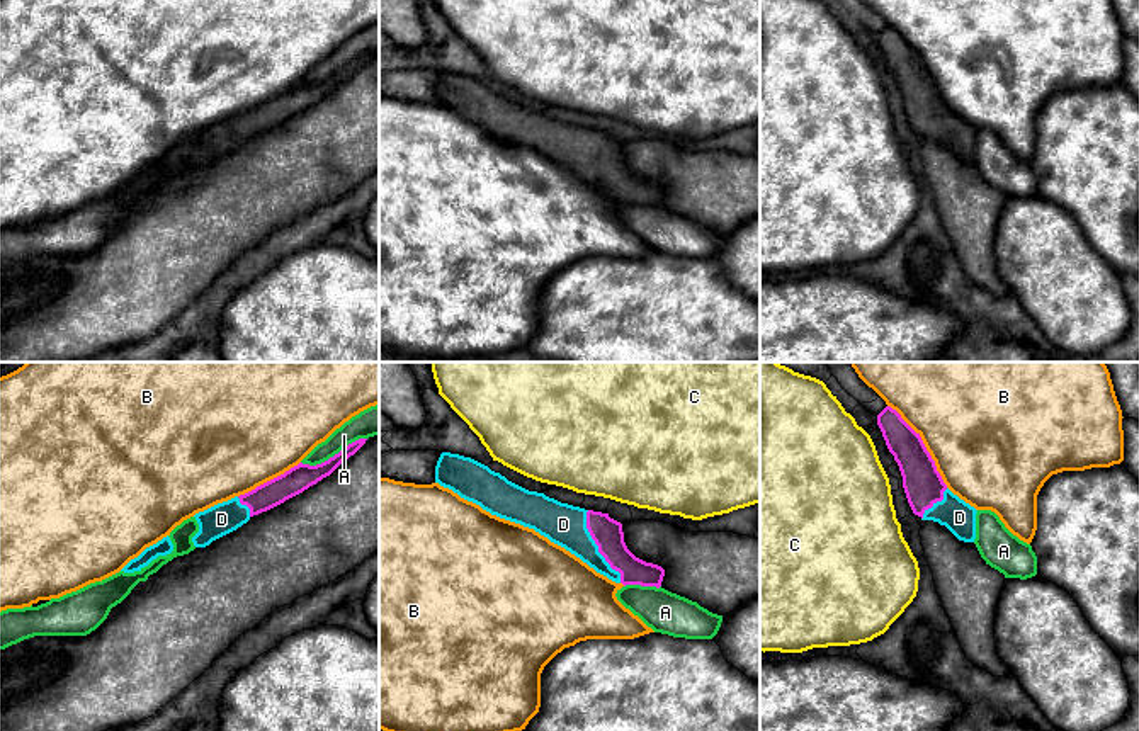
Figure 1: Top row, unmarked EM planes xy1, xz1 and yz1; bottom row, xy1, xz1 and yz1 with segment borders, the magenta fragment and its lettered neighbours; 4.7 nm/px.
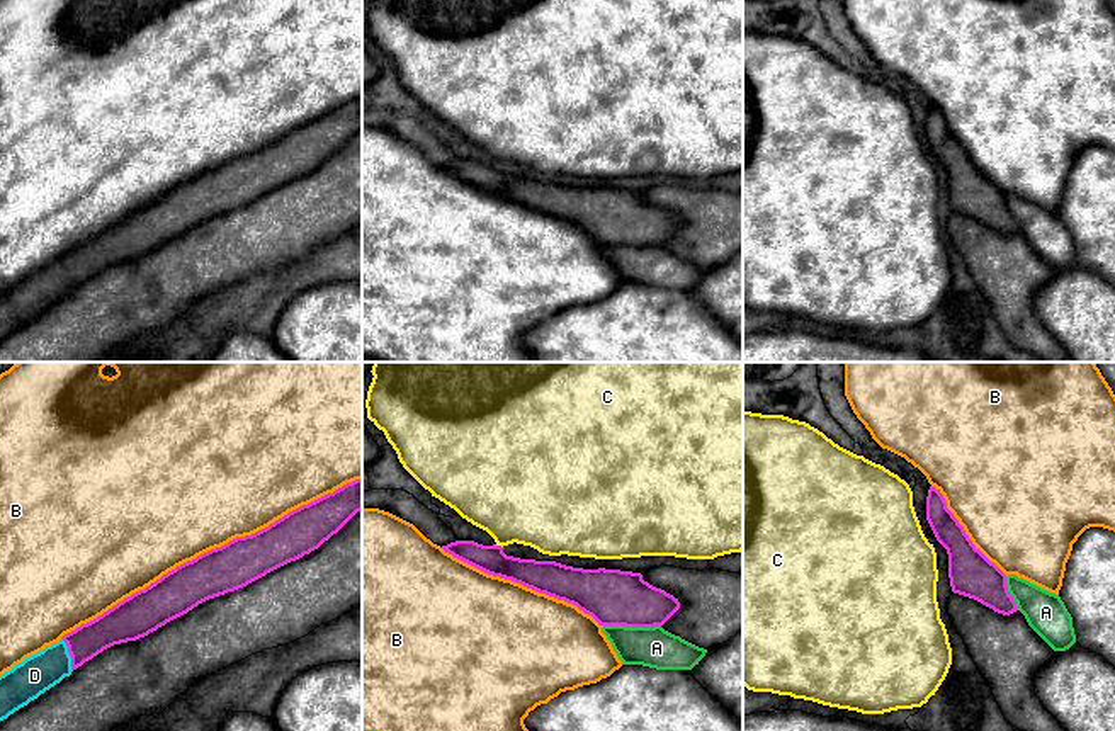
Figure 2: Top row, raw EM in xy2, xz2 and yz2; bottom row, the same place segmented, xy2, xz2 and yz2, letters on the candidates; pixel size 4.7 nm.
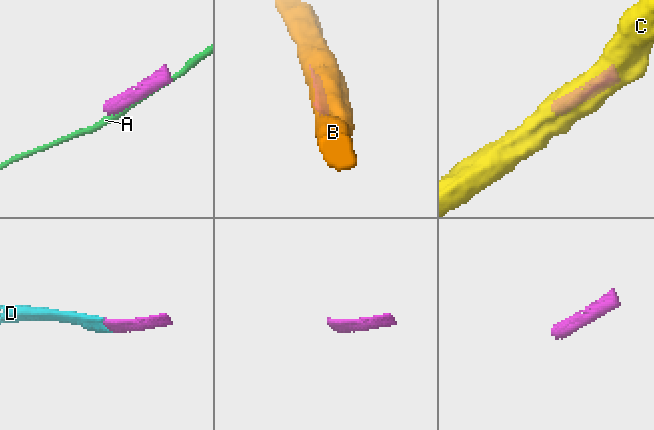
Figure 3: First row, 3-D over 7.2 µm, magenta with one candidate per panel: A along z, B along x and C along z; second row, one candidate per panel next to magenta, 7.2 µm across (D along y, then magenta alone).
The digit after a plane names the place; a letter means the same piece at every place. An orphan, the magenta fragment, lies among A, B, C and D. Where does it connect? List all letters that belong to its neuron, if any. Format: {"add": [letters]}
{"add": ["D"]}

